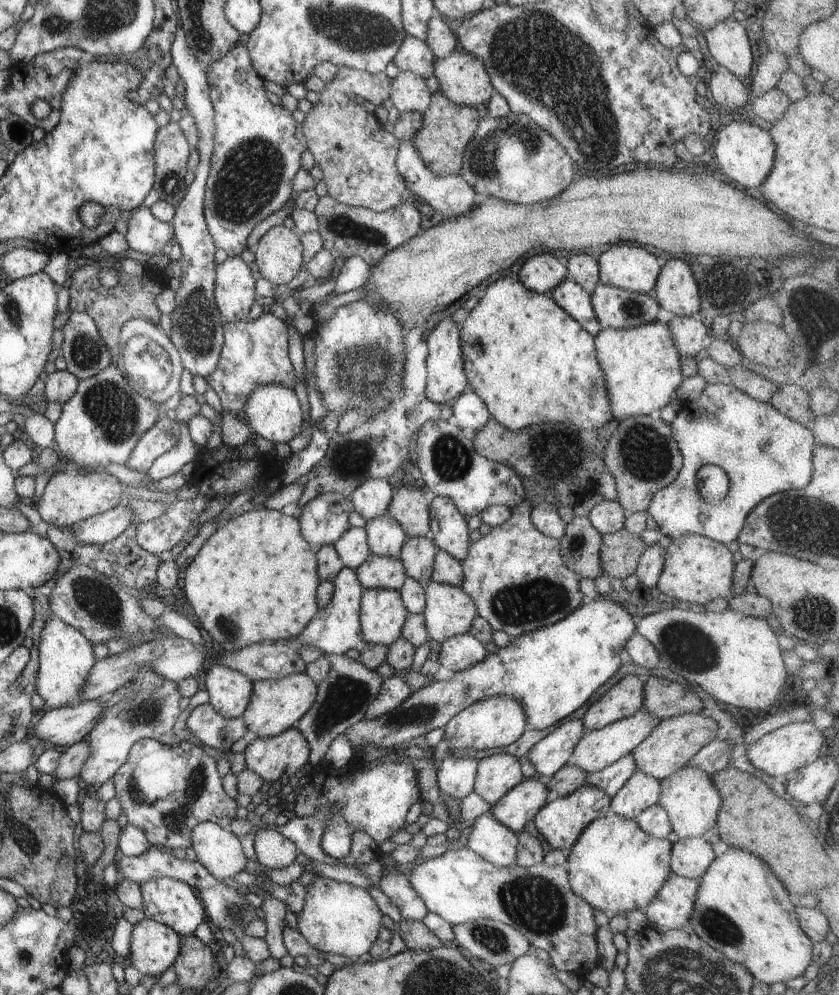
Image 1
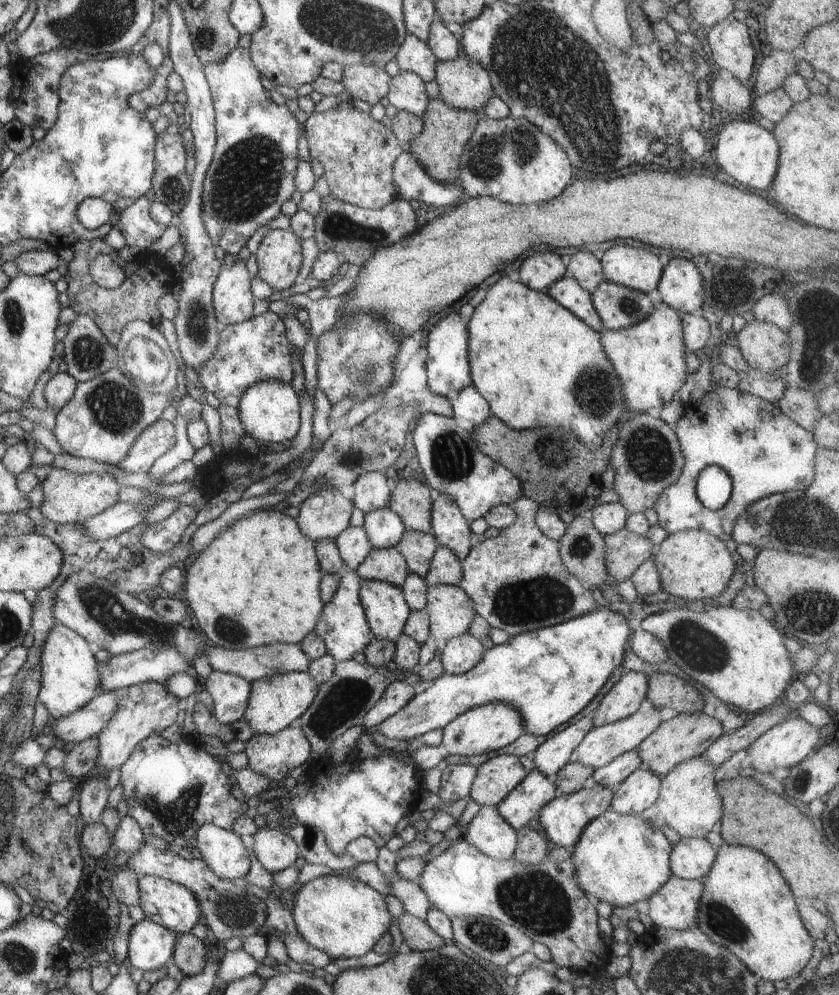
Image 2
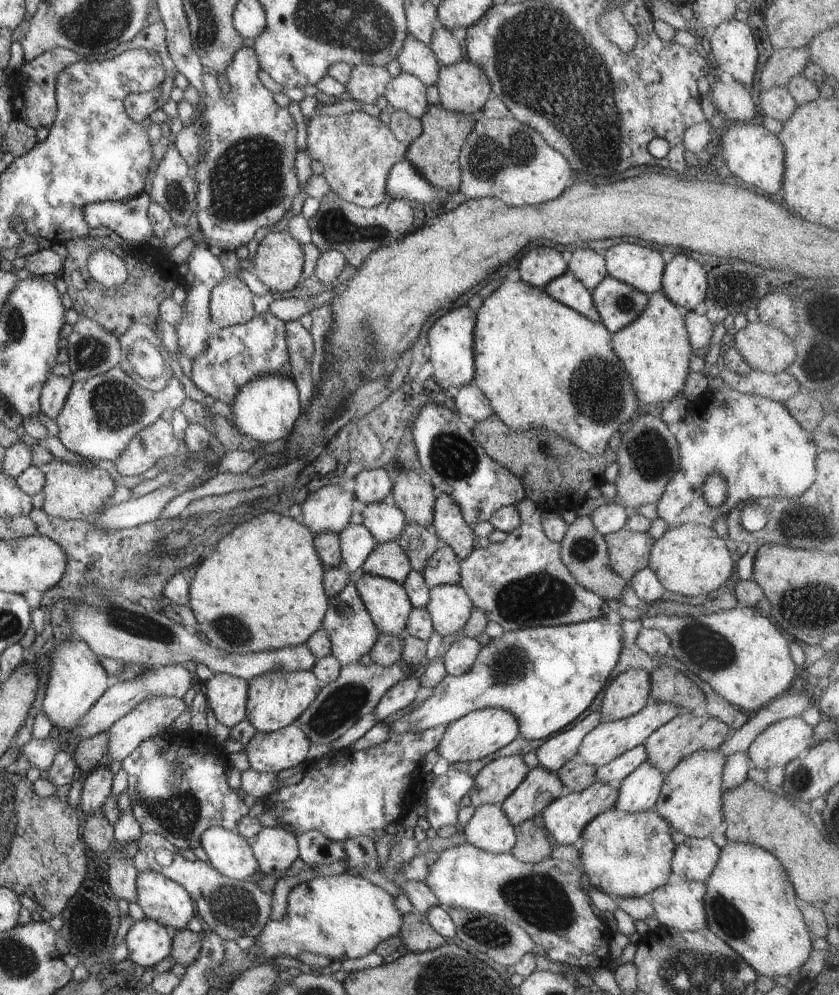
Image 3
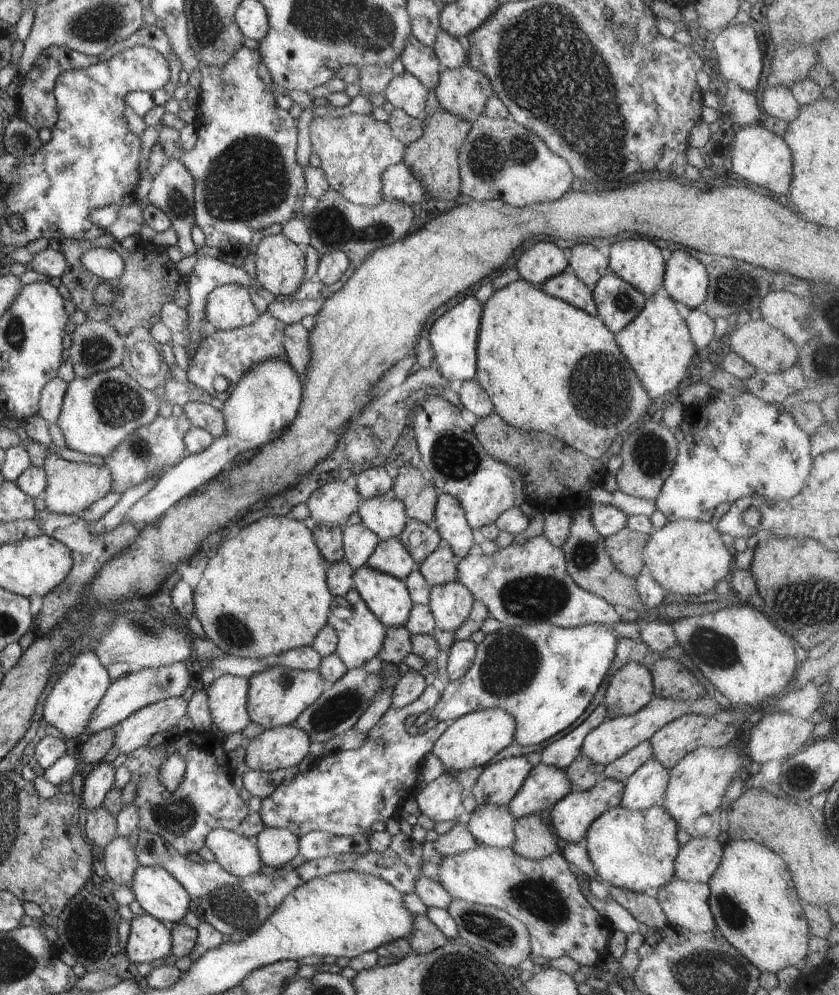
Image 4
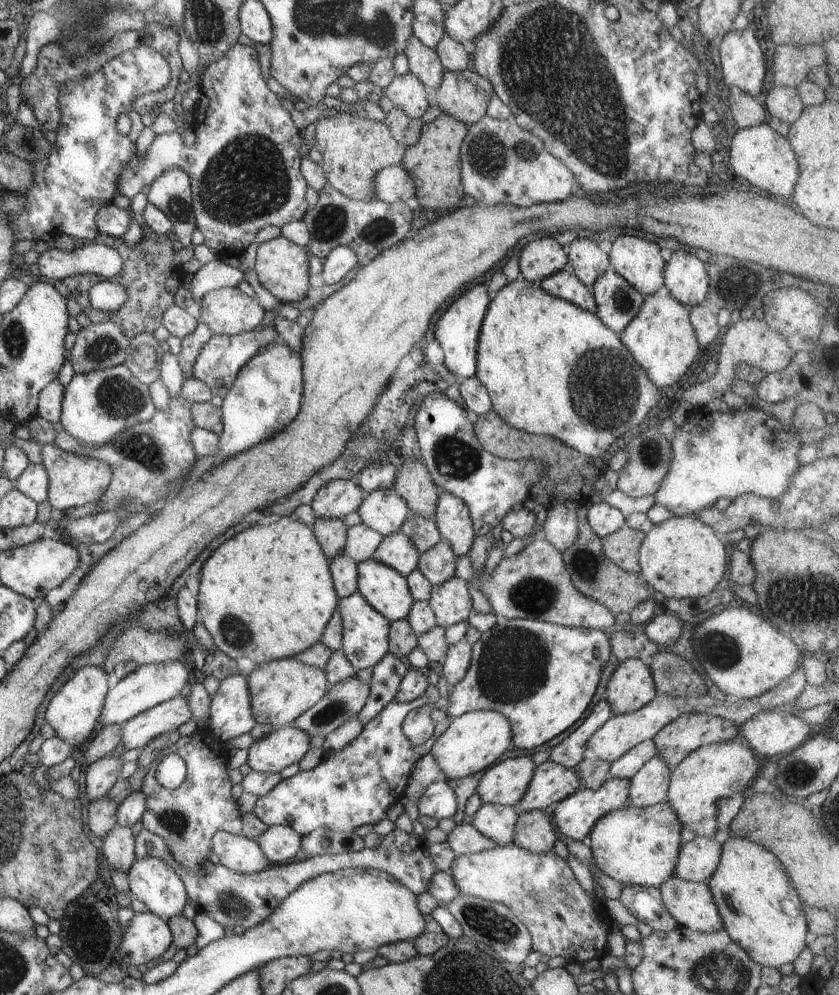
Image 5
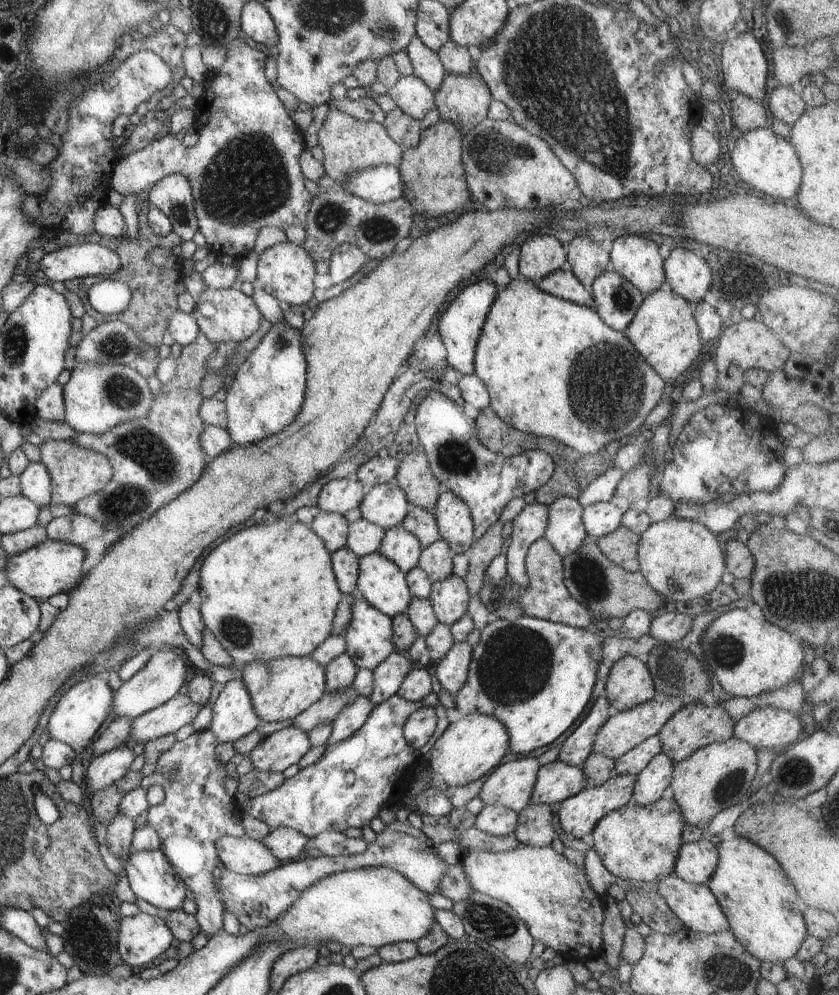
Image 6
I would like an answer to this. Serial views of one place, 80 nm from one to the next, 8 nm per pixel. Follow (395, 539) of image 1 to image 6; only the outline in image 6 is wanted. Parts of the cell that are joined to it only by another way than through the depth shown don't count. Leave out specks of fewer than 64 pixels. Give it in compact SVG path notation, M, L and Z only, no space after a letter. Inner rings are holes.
M390 480L368 488L359 509L362 518L387 531L401 524L411 511L412 504L395 480Z

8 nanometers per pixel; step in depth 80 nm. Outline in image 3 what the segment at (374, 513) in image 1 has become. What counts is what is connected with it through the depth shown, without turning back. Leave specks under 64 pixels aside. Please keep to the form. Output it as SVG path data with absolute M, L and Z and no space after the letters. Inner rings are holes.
M385 468L363 470L354 477L354 482L355 498L366 504L386 500L393 487L393 481Z

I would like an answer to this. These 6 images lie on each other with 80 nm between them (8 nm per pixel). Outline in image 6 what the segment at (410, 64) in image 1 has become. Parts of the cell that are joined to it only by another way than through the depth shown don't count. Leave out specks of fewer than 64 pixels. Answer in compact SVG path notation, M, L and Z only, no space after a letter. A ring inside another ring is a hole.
M417 34L412 37L405 52L411 60L413 74L423 80L428 88L437 91L448 73L438 53L428 48Z

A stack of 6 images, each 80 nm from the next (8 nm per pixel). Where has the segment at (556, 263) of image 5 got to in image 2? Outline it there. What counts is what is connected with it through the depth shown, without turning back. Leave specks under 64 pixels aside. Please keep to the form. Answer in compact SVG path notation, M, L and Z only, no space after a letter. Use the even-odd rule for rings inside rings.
M554 250L538 251L528 256L519 268L519 280L531 289L546 291L566 274L567 266L560 257Z

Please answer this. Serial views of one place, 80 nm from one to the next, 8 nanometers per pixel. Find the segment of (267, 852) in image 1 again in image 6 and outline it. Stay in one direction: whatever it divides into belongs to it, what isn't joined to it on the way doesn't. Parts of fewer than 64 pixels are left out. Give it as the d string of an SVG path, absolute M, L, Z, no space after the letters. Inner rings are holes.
M288 827L271 829L262 842L280 863L300 859L300 854L309 847L309 838L305 834Z

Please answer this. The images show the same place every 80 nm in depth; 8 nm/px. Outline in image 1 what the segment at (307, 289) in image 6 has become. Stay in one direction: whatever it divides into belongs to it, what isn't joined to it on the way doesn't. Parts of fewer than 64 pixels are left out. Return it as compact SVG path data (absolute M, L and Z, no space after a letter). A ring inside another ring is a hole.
M282 225L269 229L253 253L260 274L280 289L302 268L303 246L299 234Z

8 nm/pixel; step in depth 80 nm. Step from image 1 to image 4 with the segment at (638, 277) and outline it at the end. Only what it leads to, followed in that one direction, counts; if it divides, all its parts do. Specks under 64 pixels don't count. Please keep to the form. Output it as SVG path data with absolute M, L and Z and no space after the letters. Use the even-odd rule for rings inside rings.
M648 239L620 240L610 245L609 266L624 282L649 297L663 285L665 261L660 250Z

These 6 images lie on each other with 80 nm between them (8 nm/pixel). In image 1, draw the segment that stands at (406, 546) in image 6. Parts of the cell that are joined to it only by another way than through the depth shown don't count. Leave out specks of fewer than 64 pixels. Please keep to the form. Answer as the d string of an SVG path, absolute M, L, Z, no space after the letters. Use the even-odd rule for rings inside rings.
M372 552L358 568L355 568L355 571L365 589L398 591L408 577L405 566L398 557L380 556Z

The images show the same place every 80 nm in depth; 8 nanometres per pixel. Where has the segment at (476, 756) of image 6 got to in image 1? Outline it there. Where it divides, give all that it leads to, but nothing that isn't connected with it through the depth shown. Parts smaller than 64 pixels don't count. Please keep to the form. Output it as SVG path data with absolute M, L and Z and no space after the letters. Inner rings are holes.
M493 696L468 706L454 718L451 718L444 729L444 739L449 745L450 752L474 750L492 750L504 748L516 742L527 728L527 720L522 705L512 697Z

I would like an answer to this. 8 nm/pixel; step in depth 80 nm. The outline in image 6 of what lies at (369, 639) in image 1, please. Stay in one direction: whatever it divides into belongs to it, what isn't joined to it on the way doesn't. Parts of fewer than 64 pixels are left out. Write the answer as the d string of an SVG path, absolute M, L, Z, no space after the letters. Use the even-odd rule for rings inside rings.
M380 551L359 558L357 590L368 604L390 618L404 613L413 597L405 572Z

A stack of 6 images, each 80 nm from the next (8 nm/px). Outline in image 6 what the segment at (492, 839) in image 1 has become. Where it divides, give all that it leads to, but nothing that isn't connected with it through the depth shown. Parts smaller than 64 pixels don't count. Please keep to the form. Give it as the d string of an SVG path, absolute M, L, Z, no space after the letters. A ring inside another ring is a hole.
M484 805L475 816L474 826L492 836L506 836L515 832L519 813L500 805Z

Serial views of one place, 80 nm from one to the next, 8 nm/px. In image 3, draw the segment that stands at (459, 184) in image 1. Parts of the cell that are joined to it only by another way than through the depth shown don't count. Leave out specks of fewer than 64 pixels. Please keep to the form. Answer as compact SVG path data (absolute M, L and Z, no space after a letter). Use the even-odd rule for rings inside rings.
M406 159L397 162L390 169L385 189L393 199L406 199L408 202L414 200L430 204L440 200L445 202L448 198L446 192L434 188Z

